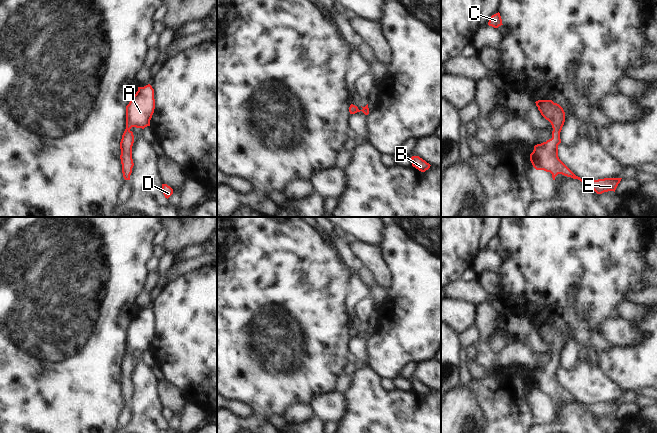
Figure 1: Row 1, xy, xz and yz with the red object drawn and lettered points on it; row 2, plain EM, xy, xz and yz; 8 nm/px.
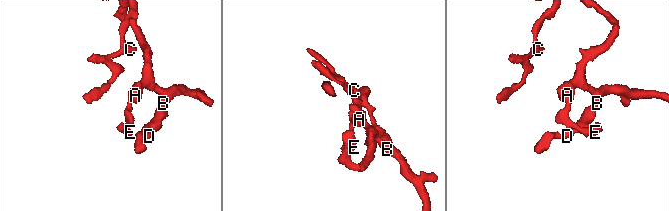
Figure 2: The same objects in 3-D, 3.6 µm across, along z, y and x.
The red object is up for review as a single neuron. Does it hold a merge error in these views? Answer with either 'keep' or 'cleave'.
keep

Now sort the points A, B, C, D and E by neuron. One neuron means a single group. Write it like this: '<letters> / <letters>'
A B C D E

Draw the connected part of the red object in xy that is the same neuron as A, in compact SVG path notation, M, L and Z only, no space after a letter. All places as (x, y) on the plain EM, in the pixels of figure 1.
M150 308L144 311L138 311L138 315L132 321L129 328L126 330L126 353L122 359L120 366L121 373L121 388L122 388L122 397L125 404L130 404L130 399L132 397L132 392L134 390L132 383L132 370L134 367L134 359L130 354L132 351L144 353L147 350L150 350L150 344L154 337L155 333L155 323L154 323L154 313Z

